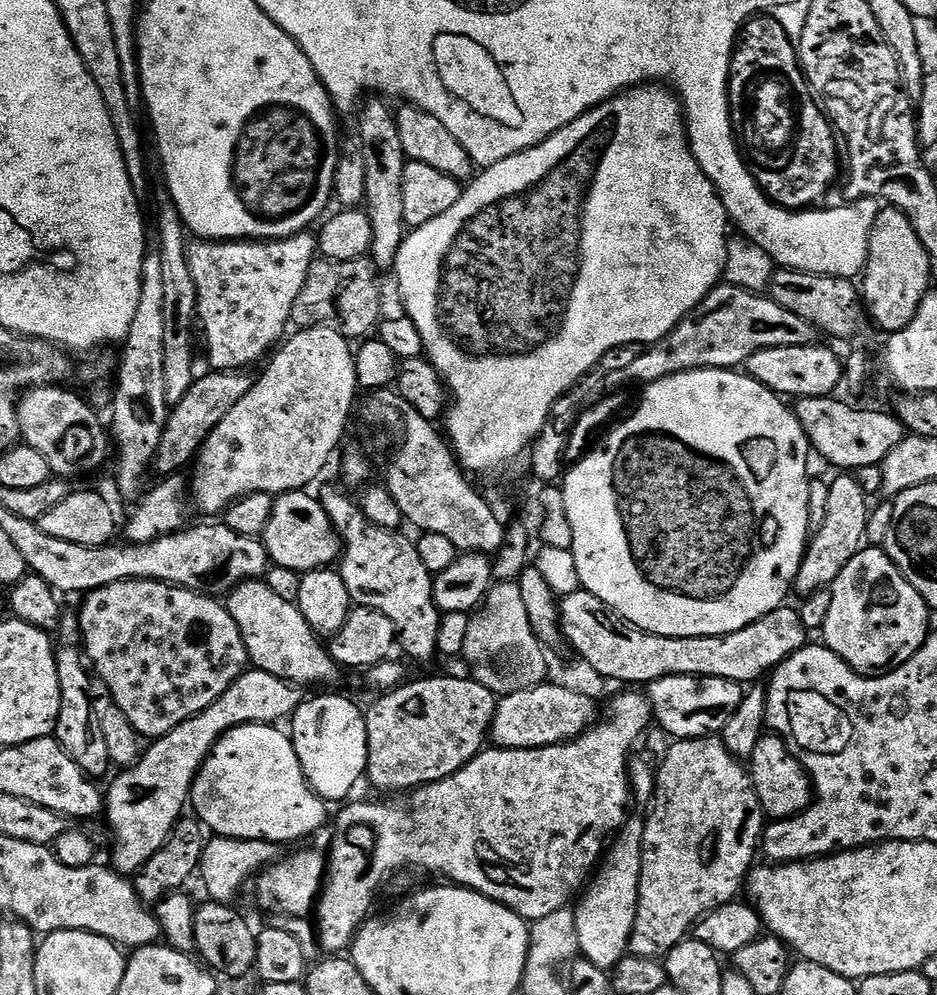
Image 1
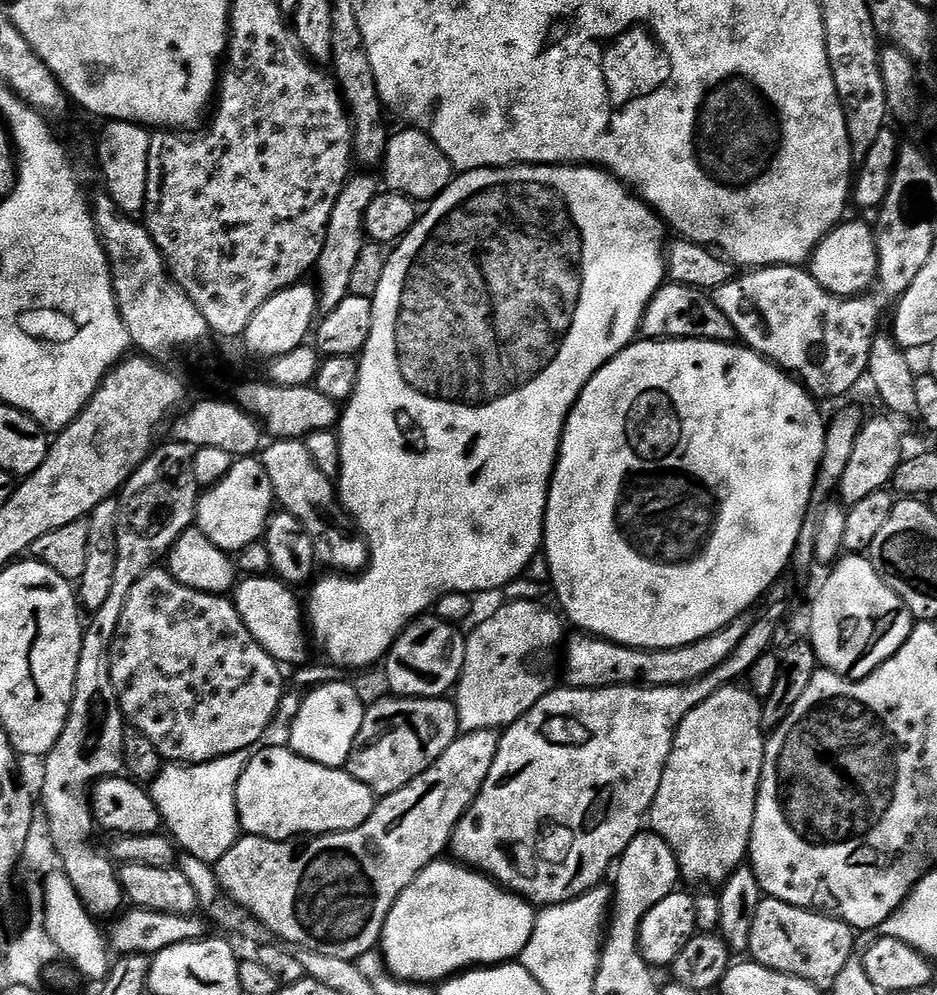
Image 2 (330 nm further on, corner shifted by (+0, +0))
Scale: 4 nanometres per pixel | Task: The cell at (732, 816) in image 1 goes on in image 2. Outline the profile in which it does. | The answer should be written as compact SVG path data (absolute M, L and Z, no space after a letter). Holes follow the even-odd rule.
M729 686L718 690L714 694L710 694L710 698L706 698L706 702L694 706L694 710L690 710L690 714L686 714L686 718L682 718L682 722L678 726L676 737L674 738L672 753L666 762L666 770L662 774L662 786L658 786L658 794L652 803L652 811L650 813L651 831L657 832L668 843L670 850L674 850L674 858L680 867L681 877L685 881L689 880L692 884L704 884L700 886L723 885L724 881L730 878L730 874L734 874L734 870L741 868L745 861L749 859L748 847L750 846L750 838L754 830L756 799L758 798L758 790L760 789L762 766L764 765L766 729L762 722L762 700L747 687L744 687L745 689L740 687L744 686Z

